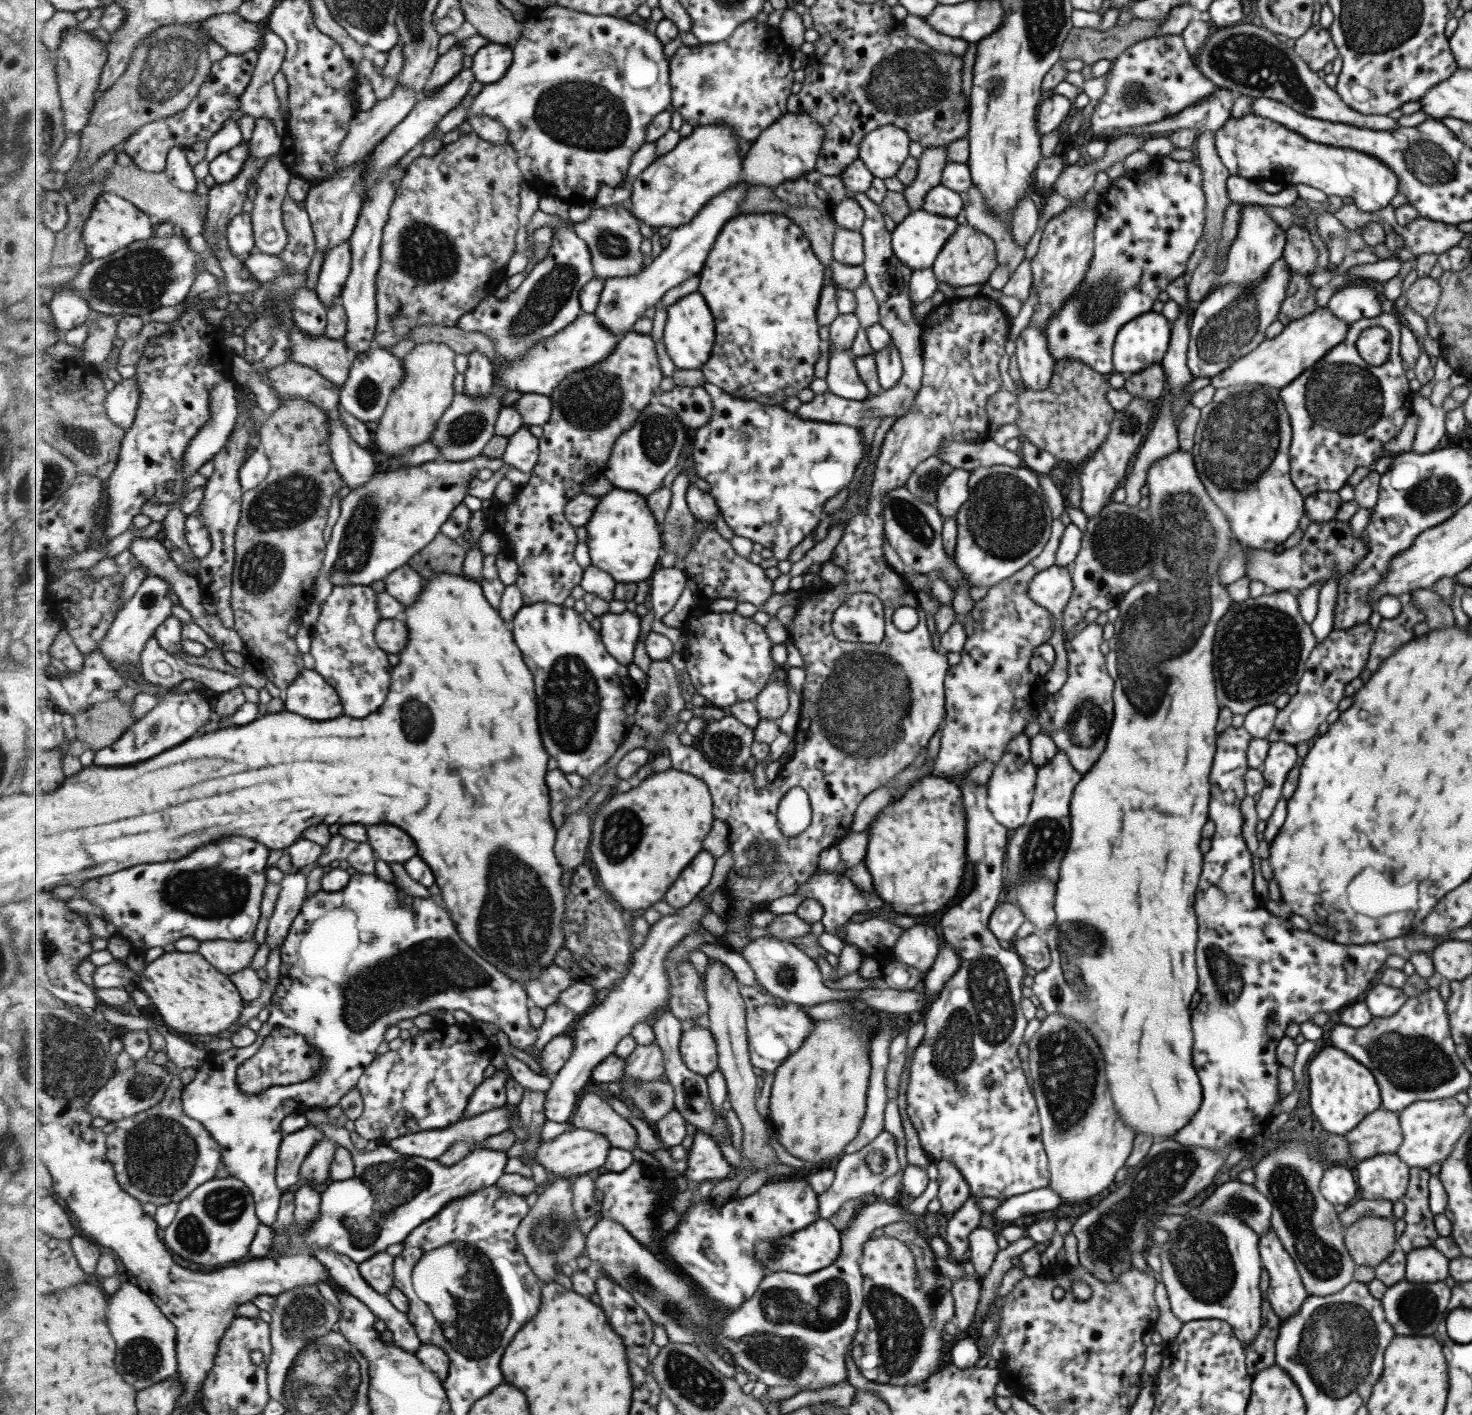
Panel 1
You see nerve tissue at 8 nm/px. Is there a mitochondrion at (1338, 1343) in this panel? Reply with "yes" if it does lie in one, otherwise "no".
yes

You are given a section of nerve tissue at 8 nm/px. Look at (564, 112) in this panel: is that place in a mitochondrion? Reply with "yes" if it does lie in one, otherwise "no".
yes

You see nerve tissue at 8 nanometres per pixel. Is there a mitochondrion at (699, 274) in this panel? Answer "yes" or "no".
no

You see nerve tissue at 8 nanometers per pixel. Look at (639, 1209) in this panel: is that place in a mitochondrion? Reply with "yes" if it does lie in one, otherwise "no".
no

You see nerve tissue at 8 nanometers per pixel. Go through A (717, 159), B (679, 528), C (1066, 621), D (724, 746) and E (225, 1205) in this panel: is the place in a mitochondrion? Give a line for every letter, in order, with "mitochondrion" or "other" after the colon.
A: other
B: mitochondrion
C: other
D: mitochondrion
E: mitochondrion

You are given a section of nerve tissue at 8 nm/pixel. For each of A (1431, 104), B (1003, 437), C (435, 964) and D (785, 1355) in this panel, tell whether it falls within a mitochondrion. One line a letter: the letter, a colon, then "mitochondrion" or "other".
A: other
B: other
C: mitochondrion
D: mitochondrion

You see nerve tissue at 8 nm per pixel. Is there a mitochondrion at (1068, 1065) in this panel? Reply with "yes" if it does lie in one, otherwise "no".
yes

